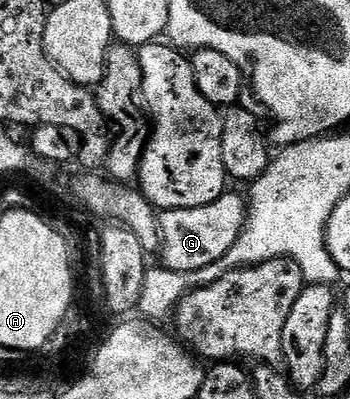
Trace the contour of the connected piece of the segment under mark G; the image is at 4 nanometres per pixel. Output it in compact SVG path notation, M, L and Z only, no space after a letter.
M232 192L220 194L211 204L203 204L199 208L179 208L163 210L159 214L161 220L160 261L166 270L175 272L195 272L199 268L207 268L207 264L215 264L215 260L223 260L227 252L239 240L245 227L247 202Z

